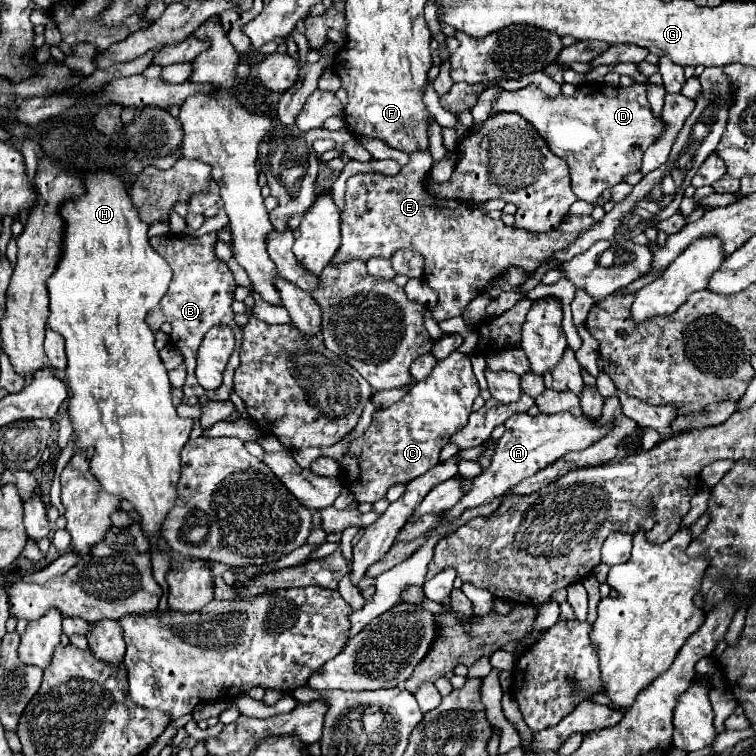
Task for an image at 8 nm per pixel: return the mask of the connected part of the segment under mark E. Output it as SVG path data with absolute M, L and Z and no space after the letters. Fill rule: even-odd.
M427 151L427 153L411 153L409 155L411 159L409 159L409 163L405 165L405 167L401 167L401 171L397 173L397 175L383 175L383 173L357 173L357 175L353 175L353 177L349 177L349 181L347 181L347 191L345 191L345 211L341 213L341 247L339 247L339 251L335 253L335 257L333 257L333 261L331 263L345 263L345 261L349 261L349 259L363 259L363 261L367 261L369 257L385 257L385 259L389 259L397 249L415 249L415 251L419 251L423 257L425 257L425 281L427 281L427 285L431 287L431 289L435 289L437 291L437 297L439 297L439 303L437 303L437 307L435 309L431 309L431 313L433 313L433 319L435 321L445 321L445 319L451 319L451 317L457 317L457 315L461 315L463 313L463 309L467 307L467 303L471 301L471 299L475 299L493 279L497 279L497 277L501 277L503 273L505 273L505 269L507 267L511 267L511 265L517 265L517 267L523 267L527 273L533 273L545 259L549 259L553 253L557 253L557 251L561 251L561 249L565 249L567 245L571 245L573 243L573 239L577 239L579 237L579 233L581 231L585 231L585 229L589 229L589 227L593 227L593 217L565 217L565 221L557 227L557 231L553 231L553 233L543 233L543 235L537 235L537 233L529 233L529 231L523 231L523 229L513 229L513 227L507 227L501 219L491 219L491 217L487 217L483 211L477 211L477 209L471 209L471 207L467 207L467 205L463 205L463 203L459 203L459 201L449 201L449 199L439 199L439 197L433 197L433 195L429 195L421 185L423 185L423 175L425 173L429 173L429 169L431 169L431 165L429 165L429 161L433 161L433 157L431 157L431 153Z

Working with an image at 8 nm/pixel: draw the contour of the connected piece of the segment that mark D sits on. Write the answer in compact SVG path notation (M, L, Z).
M585 83L571 97L563 93L549 97L537 85L529 85L493 99L491 115L517 113L531 123L545 137L549 149L567 161L573 193L583 201L595 203L607 187L621 183L629 173L641 169L645 149L663 133L663 121L653 117L645 89L645 83L633 83L625 89Z

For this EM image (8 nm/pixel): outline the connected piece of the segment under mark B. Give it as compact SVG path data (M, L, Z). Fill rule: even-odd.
M209 233L209 235L201 235L201 237L185 237L185 235L161 235L161 237L151 237L151 245L155 251L159 251L163 255L163 259L171 265L173 269L173 281L169 291L165 293L165 297L161 299L161 303L149 311L147 315L147 323L153 331L159 331L161 323L169 321L173 331L171 331L171 341L173 345L183 353L183 361L187 365L187 381L183 385L183 393L185 397L209 397L209 399L217 399L223 401L229 397L231 389L233 389L233 380L235 369L239 365L239 351L242 343L242 328L233 321L233 311L231 311L231 303L233 303L233 295L231 295L231 287L235 285L233 281L233 273L229 271L229 267L219 261L213 253L217 243L217 235ZM215 325L227 325L231 327L235 336L236 345L228 364L224 370L223 383L219 389L215 391L205 391L197 377L195 377L195 355L197 349L205 337L205 333L215 327Z

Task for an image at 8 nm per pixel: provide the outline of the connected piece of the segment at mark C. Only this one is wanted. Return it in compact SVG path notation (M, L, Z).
M453 351L449 357L441 359L435 365L435 369L431 371L429 377L413 383L411 391L401 401L397 401L395 405L391 405L387 409L377 409L373 413L373 421L365 429L365 433L361 437L349 441L347 451L339 459L339 465L345 469L345 479L347 479L351 493L355 495L355 499L359 503L379 501L387 495L389 487L393 487L397 483L407 485L415 477L419 477L425 471L429 471L431 467L435 467L439 463L439 453L449 443L451 435L455 435L461 427L467 425L471 407L473 407L473 401L477 395L479 395L479 383L471 371L469 357L459 351Z

